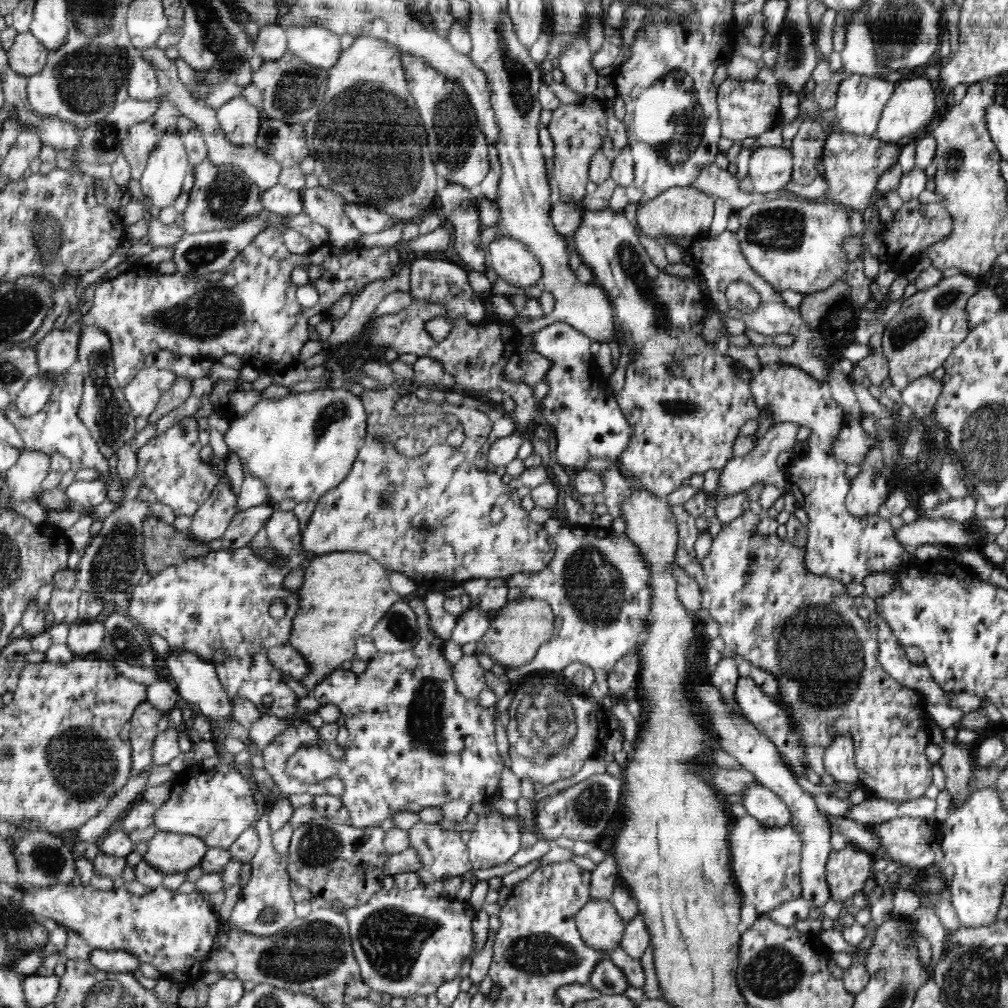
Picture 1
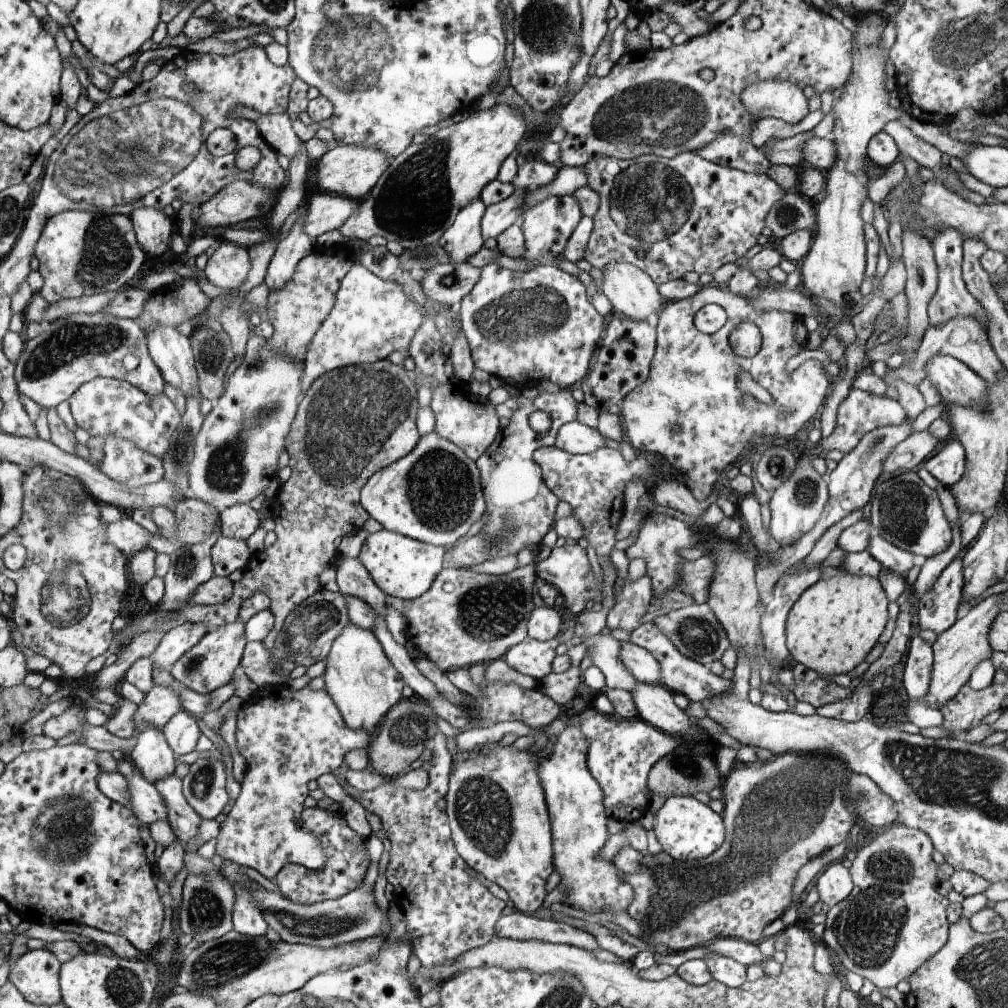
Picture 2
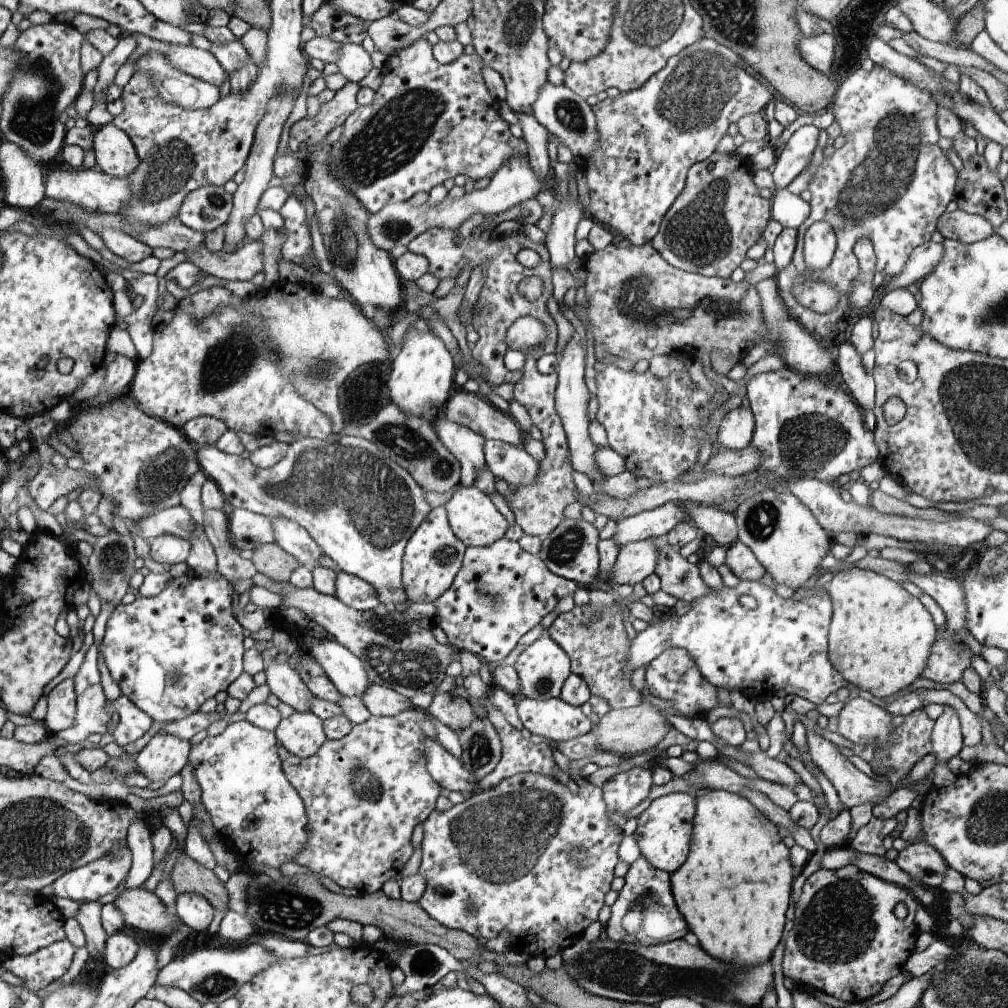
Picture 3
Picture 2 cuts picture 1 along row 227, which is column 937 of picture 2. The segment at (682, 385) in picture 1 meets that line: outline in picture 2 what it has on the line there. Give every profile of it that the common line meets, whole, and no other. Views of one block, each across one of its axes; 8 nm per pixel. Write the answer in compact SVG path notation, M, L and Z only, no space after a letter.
M964 550L948 564L948 566L936 578L932 588L918 600L918 624L921 630L931 630L937 635L942 634L958 620L957 610L961 604L962 588L964 585L963 578L963 558Z

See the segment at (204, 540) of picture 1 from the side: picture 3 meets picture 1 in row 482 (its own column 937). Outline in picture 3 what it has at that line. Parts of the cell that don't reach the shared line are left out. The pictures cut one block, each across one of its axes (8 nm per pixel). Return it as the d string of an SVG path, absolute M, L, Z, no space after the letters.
M962 209L944 211L938 217L937 230L943 234L944 239L954 239L966 244L984 240L995 231L987 218Z

